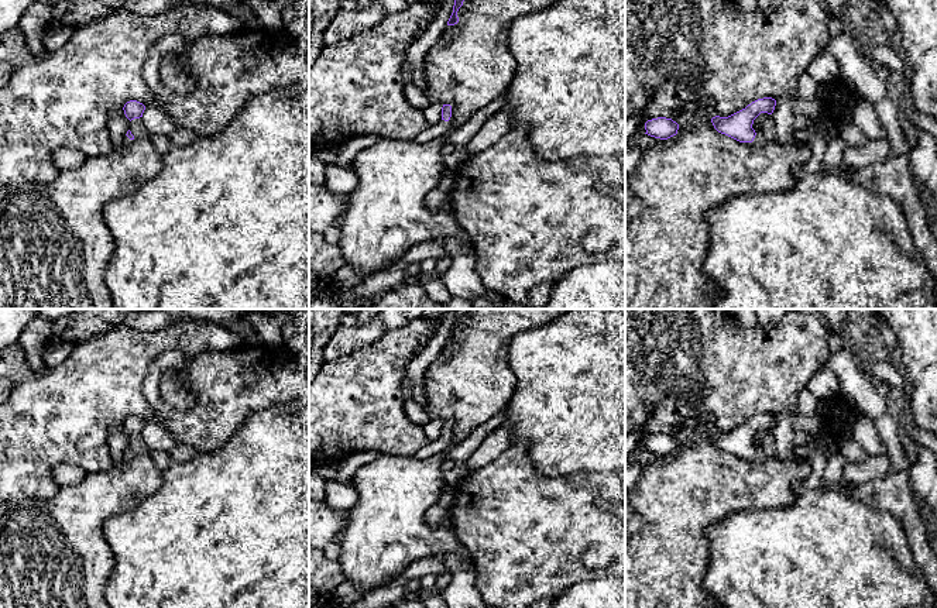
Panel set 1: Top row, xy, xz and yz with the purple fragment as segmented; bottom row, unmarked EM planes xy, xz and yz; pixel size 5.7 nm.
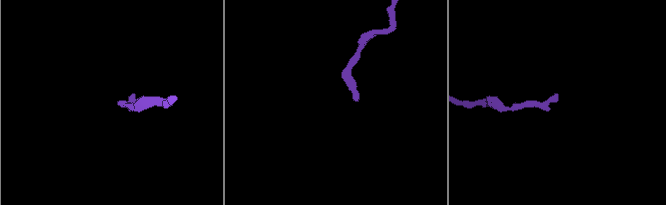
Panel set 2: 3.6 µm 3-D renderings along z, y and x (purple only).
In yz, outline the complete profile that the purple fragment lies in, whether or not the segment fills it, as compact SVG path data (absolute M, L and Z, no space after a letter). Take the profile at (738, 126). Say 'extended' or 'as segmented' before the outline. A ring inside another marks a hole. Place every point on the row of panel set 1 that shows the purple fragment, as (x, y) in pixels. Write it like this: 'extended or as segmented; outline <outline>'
extended; outline M763 97L752 102L745 109L728 116L715 116L711 118L714 128L739 142L752 142L754 145L763 145L766 142L761 133L752 128L754 120L761 113L772 114L776 106L776 100L772 97Z

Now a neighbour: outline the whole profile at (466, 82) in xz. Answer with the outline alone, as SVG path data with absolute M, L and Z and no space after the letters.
M464 0L459 23L447 25L440 41L425 55L425 83L432 100L452 106L450 130L466 124L480 109L501 96L516 73L516 61L507 42L509 24L525 14L540 11L557 0Z

